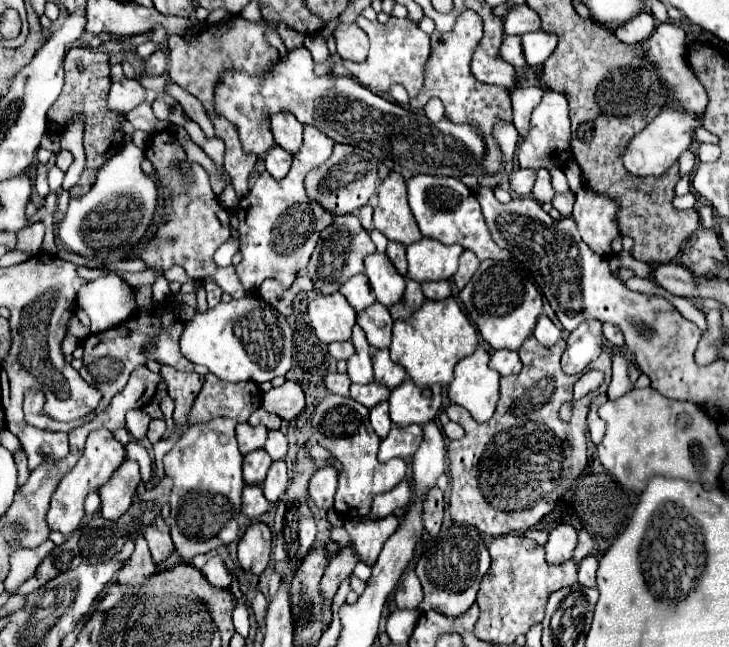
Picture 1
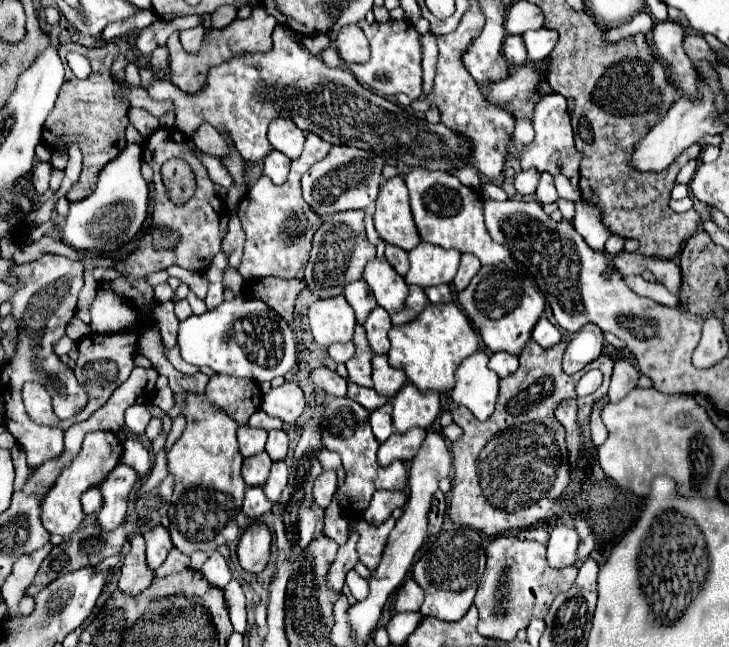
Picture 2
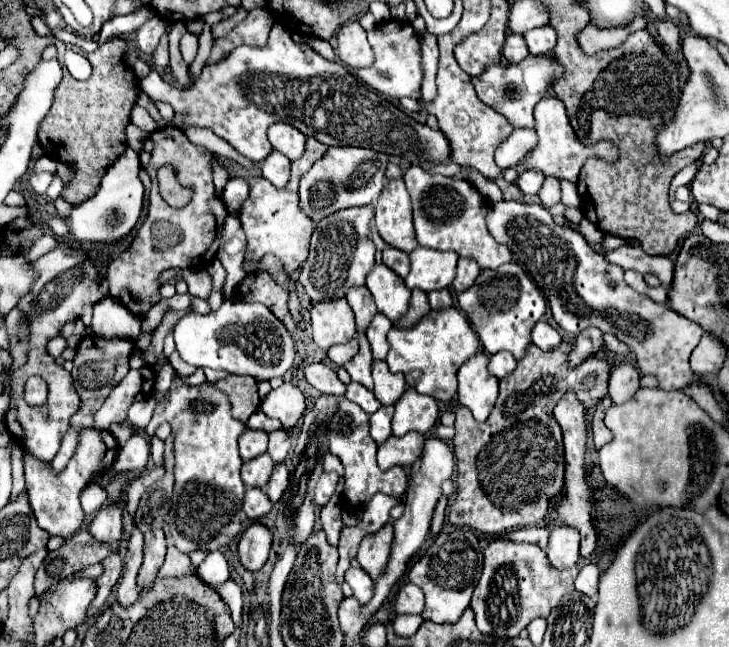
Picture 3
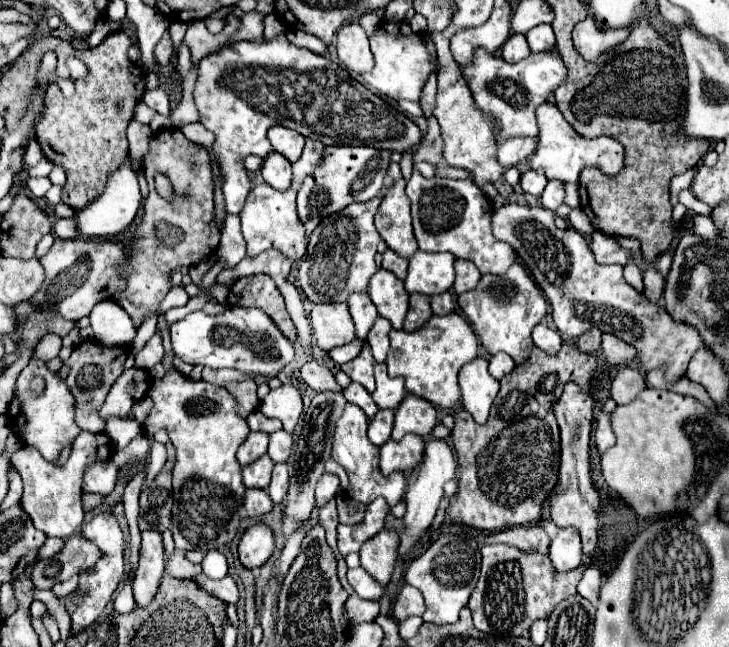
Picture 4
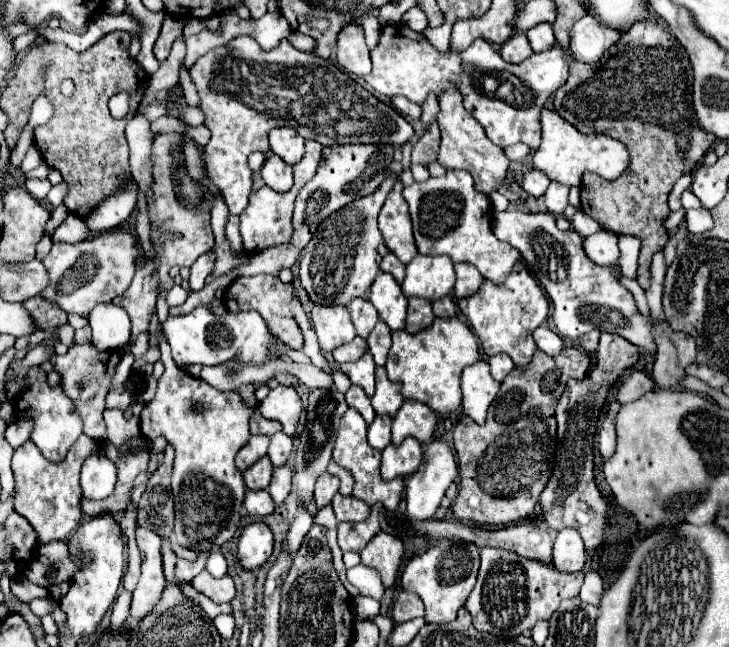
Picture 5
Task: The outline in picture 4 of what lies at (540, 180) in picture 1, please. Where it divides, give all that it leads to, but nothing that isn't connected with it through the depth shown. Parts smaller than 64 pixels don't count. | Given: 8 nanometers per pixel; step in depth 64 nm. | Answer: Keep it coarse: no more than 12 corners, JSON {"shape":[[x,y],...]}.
{"shape":[[548,180],[540,200],[556,210],[564,202],[564,184]]}

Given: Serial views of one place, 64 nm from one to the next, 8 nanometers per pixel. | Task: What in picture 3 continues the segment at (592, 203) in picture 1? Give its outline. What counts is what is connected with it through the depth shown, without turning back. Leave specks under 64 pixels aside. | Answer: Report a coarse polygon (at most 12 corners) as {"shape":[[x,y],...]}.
{"shape":[[586,216],[578,224],[578,232],[586,242],[600,246],[600,228]]}

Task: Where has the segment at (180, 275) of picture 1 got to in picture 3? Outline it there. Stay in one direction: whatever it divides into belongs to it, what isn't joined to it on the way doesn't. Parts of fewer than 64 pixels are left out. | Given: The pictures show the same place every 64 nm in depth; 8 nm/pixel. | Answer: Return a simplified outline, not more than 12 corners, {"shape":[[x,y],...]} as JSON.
{"shape":[[185,269],[181,278],[192,296],[208,299],[212,278],[206,269]]}

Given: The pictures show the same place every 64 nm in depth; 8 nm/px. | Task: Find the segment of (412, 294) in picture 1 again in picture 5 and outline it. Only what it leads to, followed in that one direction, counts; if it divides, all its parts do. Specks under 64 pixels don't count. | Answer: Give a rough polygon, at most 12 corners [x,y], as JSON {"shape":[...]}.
{"shape":[[410,298],[404,330],[428,328],[434,320],[430,302]]}

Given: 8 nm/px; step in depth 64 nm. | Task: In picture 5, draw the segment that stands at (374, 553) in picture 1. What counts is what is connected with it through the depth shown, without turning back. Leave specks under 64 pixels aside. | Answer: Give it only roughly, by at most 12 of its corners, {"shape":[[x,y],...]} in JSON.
{"shape":[[380,532],[360,552],[362,564],[394,584],[404,554],[400,538]]}

